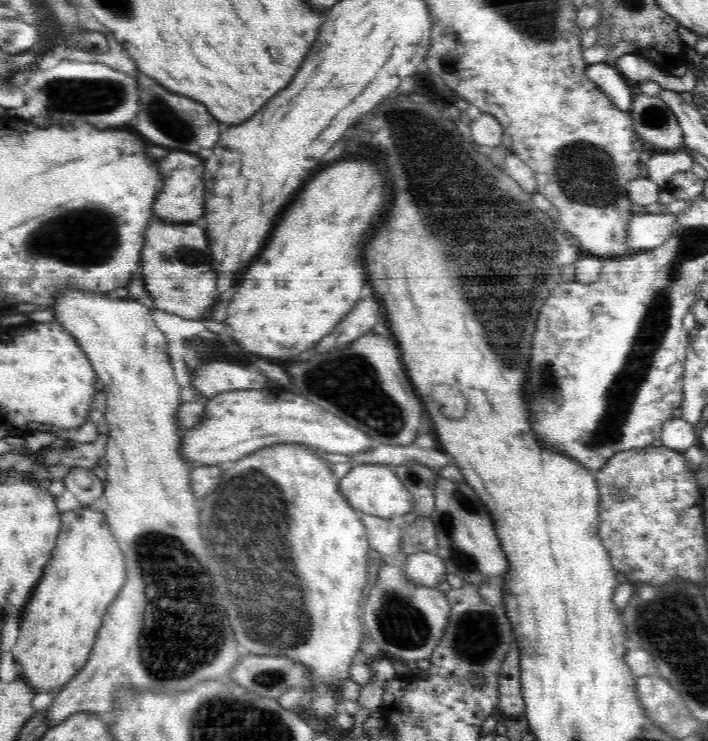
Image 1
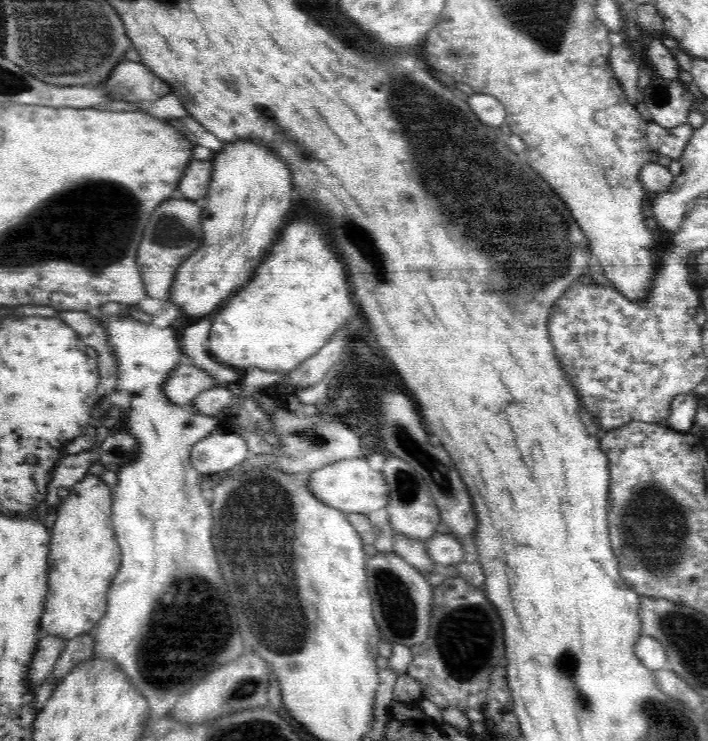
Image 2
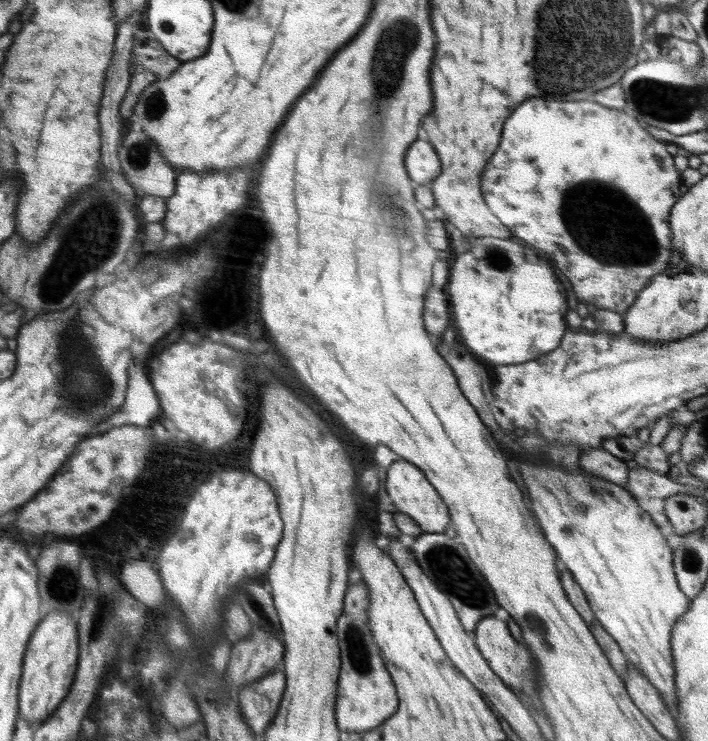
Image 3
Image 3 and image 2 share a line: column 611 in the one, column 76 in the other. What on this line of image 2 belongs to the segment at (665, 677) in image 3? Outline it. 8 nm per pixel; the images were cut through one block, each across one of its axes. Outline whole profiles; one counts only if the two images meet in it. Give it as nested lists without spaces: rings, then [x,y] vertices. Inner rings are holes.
[[[87,473],[56,508],[48,555],[49,582],[40,634],[71,638],[94,631],[106,614],[107,594],[121,563],[121,548],[112,527],[112,490],[99,475]]]

